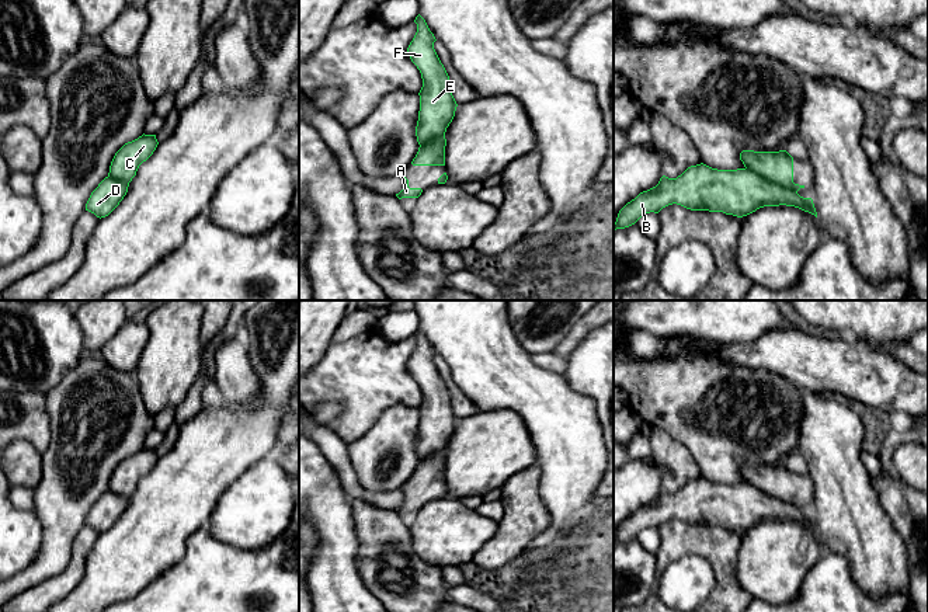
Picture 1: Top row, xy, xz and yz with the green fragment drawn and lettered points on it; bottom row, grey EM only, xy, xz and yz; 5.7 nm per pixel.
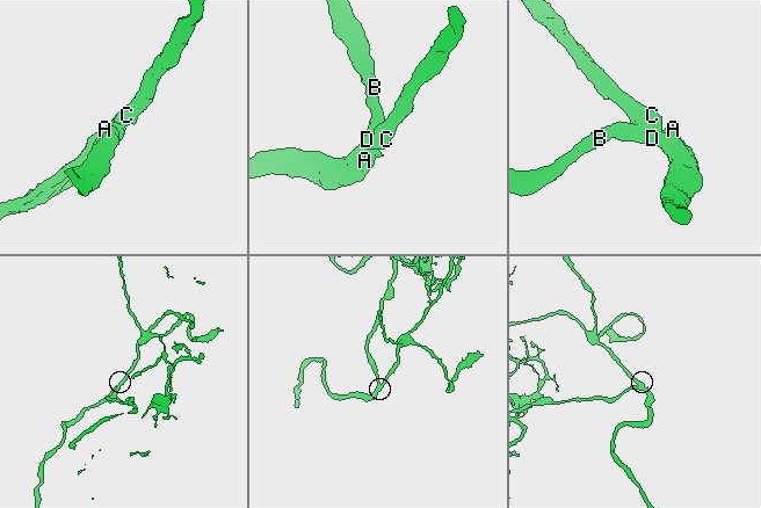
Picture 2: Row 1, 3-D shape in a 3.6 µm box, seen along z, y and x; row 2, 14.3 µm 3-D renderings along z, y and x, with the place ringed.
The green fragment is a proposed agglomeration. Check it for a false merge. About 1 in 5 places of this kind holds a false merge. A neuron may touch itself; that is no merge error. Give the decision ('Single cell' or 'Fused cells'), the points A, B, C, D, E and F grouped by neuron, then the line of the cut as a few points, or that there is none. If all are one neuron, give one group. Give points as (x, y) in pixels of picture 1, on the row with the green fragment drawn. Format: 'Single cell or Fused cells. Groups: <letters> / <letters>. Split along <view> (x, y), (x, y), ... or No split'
Single cell. Groups: A B C D E F. No split

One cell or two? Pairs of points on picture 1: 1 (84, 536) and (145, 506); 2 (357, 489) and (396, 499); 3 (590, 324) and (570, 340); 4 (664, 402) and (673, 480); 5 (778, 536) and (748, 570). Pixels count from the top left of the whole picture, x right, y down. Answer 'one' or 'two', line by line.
1: two
2: one
3: one
4: two
5: one

